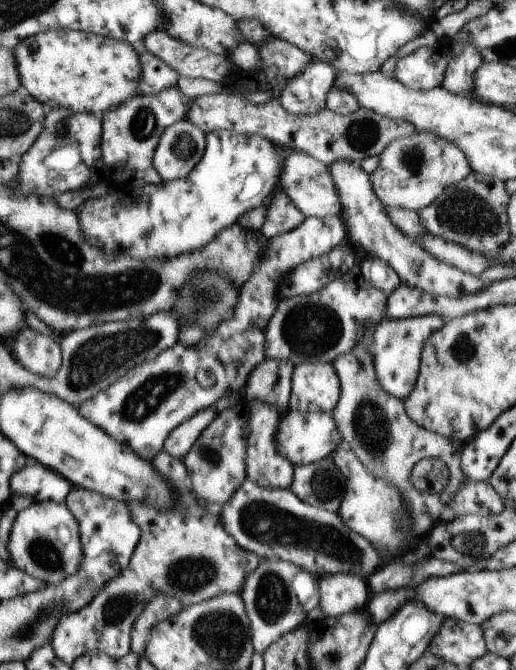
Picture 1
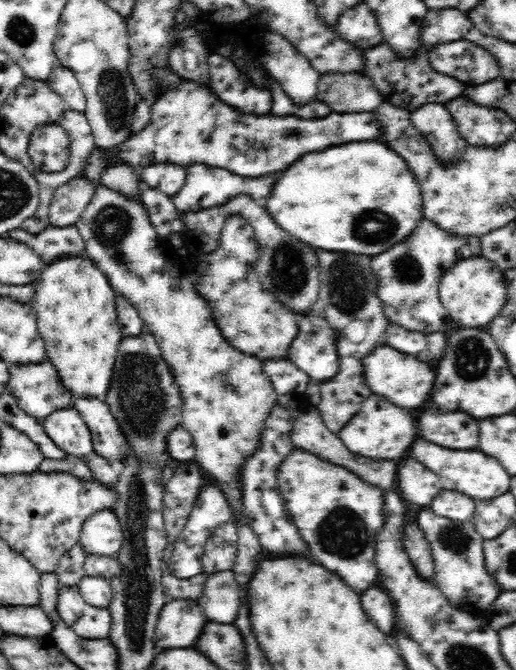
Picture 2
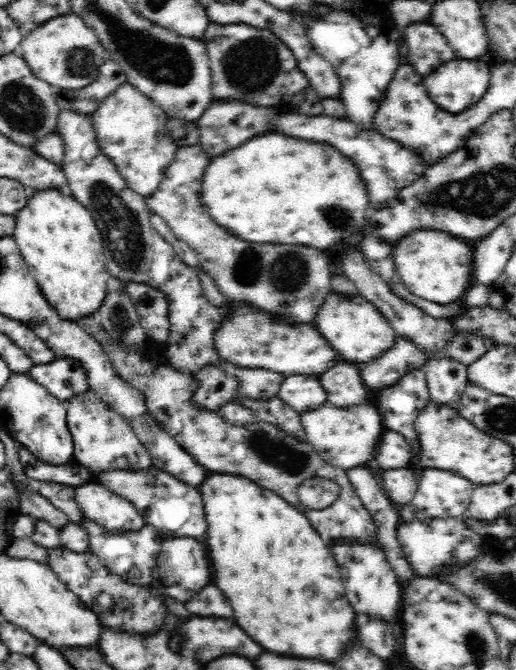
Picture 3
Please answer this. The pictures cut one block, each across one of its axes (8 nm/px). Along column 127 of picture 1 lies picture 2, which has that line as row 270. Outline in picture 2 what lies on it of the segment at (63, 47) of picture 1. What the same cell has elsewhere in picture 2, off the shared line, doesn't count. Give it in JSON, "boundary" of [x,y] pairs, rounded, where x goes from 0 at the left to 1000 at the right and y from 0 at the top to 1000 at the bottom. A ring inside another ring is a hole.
{"boundary":[[[128,382],[89,396],[66,427],[70,439],[62,454],[70,464],[72,490],[87,512],[91,540],[107,546],[118,572],[141,591],[198,597],[213,584],[221,543],[231,531],[231,516],[240,507],[227,479],[227,439],[202,407],[176,388],[143,382]]]}

